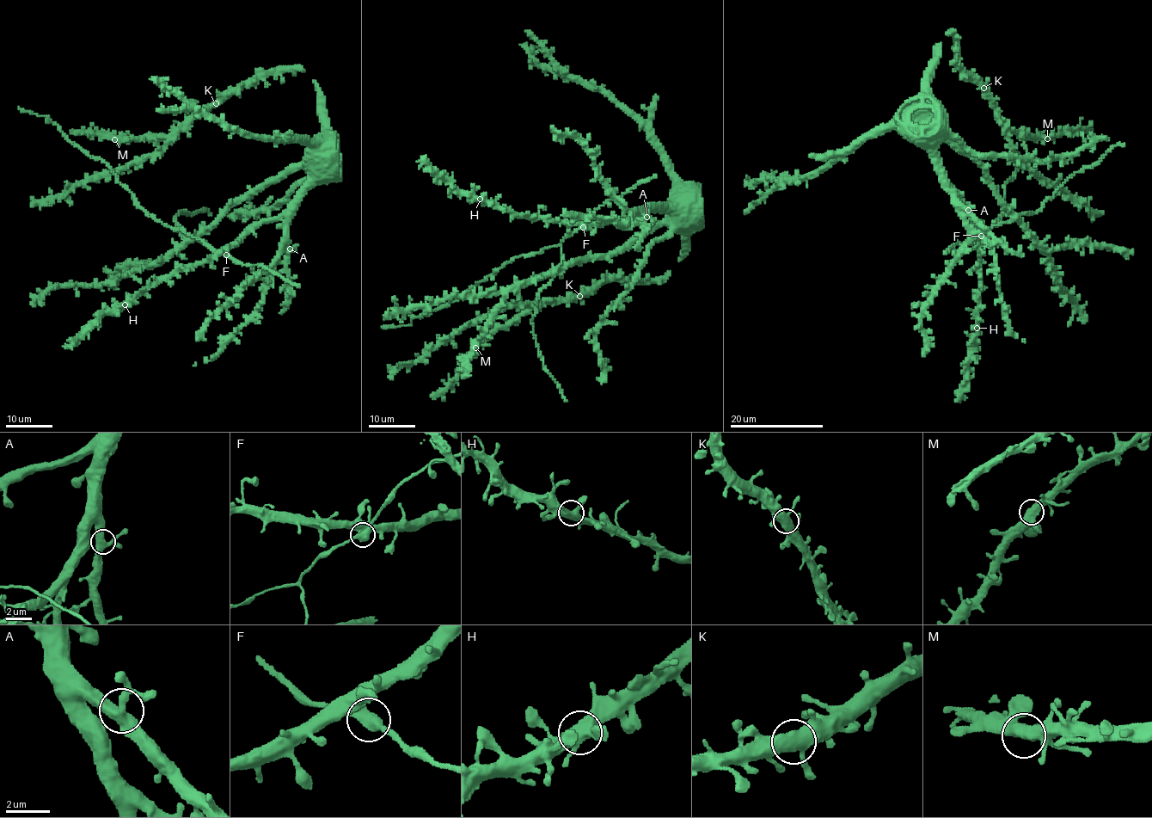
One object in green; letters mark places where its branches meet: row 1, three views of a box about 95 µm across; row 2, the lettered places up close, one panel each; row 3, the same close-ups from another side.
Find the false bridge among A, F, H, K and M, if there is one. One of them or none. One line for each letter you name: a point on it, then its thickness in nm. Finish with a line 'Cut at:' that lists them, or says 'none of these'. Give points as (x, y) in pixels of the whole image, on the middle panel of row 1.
Cut at: none of these

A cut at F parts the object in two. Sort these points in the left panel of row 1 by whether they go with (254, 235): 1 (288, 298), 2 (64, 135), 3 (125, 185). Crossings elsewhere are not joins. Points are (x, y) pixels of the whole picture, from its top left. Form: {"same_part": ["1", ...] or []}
{"same_part": ["1"]}

